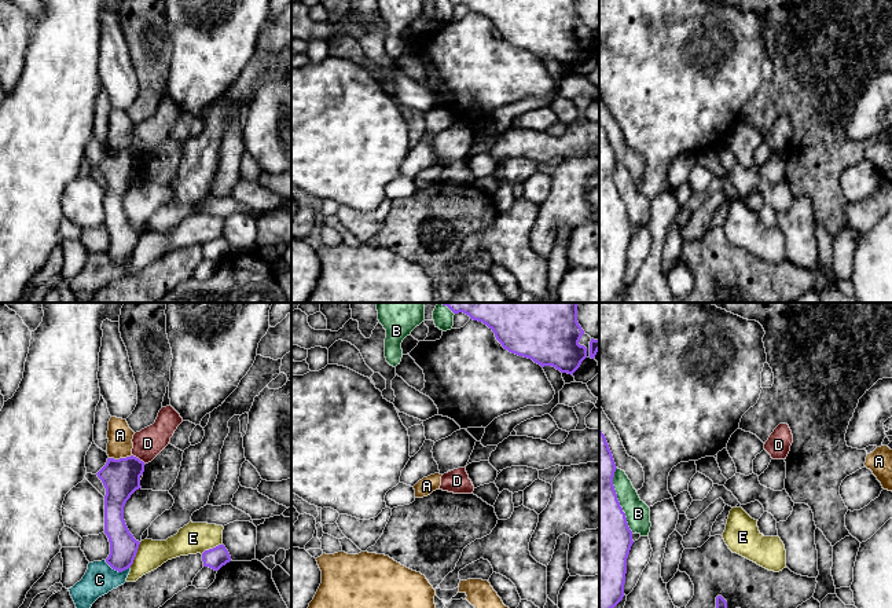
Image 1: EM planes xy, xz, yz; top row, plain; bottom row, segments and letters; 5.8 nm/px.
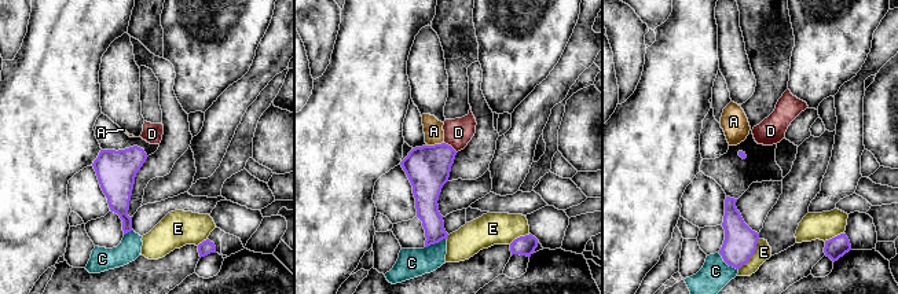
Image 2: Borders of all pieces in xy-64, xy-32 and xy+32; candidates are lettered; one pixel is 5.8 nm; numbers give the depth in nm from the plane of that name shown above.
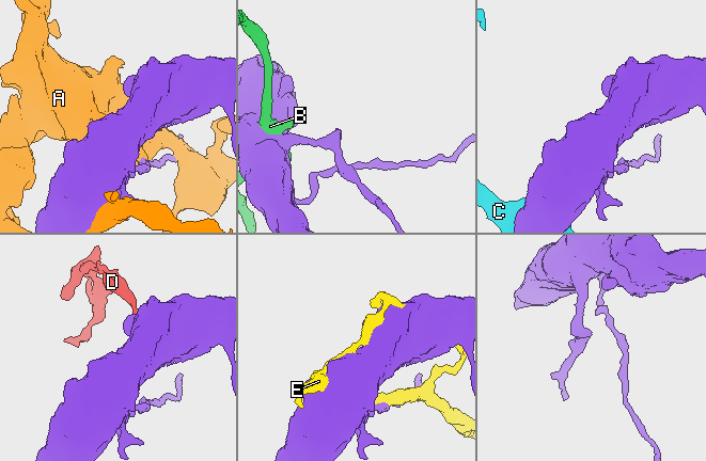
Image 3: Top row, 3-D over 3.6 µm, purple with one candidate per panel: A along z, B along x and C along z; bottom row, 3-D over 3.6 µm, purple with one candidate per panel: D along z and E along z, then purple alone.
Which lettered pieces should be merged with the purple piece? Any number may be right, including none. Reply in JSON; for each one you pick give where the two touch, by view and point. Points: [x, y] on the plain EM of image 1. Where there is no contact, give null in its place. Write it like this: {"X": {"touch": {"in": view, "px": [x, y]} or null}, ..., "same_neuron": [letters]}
{"same_neuron": []}

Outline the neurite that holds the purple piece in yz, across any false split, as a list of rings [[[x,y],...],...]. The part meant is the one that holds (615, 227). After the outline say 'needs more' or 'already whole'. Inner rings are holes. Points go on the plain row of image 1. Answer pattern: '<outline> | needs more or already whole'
[[[599,121],[599,303],[610,303],[623,292],[627,250],[634,235],[632,223],[613,177],[616,161],[606,129]]] | already whole

